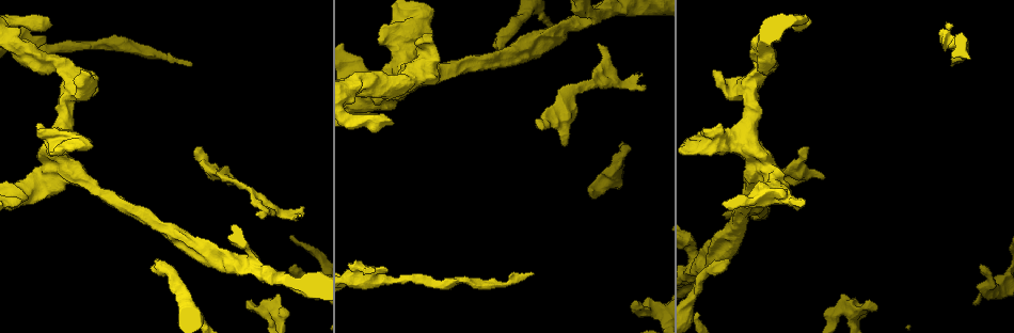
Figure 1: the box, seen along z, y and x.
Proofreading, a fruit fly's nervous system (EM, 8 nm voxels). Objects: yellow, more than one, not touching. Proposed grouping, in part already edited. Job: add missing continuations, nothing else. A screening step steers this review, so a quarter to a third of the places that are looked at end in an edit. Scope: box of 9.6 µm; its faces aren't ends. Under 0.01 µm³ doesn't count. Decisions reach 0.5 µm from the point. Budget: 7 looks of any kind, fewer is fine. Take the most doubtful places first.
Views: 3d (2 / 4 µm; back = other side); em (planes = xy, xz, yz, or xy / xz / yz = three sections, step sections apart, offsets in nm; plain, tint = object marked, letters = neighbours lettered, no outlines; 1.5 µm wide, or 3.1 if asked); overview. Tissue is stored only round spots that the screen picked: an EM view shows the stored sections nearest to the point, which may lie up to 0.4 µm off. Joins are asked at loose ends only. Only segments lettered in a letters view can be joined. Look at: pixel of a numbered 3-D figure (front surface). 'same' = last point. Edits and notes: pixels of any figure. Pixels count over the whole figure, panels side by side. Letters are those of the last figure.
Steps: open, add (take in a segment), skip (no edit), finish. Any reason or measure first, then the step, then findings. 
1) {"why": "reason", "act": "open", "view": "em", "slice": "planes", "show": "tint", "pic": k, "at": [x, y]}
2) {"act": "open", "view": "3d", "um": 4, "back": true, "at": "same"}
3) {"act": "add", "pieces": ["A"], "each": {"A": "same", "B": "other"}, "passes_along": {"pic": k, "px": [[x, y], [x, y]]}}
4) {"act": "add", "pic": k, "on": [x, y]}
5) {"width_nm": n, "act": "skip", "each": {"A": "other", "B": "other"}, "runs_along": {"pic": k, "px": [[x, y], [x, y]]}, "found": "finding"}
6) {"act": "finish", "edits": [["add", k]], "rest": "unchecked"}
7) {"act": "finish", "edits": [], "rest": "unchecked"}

{"why": "end of a long branch", "act": "open", "view": "3d", "um": 4, "back": true, "pic": 1, "at": [394, 123]}

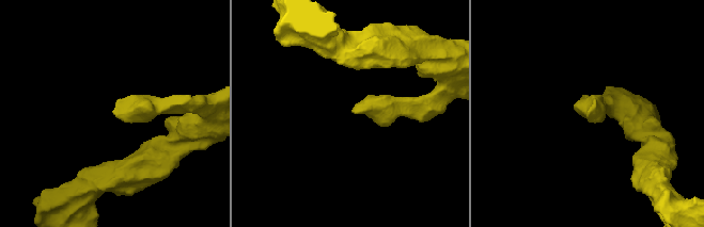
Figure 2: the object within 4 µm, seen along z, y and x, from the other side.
{"why": "shape alone is not enough", "act": "open", "view": "em", "slice": "planes", "show": "tint", "pic": 2, "at": [589, 111]}

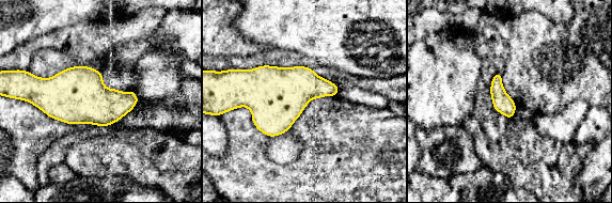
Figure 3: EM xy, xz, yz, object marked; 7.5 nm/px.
{"act": "open", "view": "em", "slice": "planes", "show": "letters", "at": "same"}

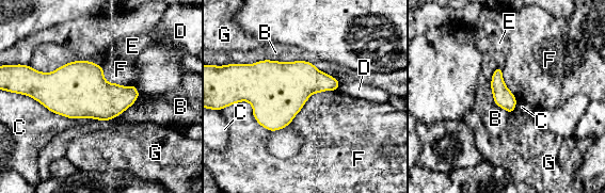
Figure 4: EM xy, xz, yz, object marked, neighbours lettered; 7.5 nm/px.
{"act": "skip", "each": {"B": "other", "C": "other", "D": "other", "E": "other", "F": "other", "G": "other"}, "border": {"pic": 4, "px": [[85, 60], [108, 81], [133, 85]]}, "found": "no lettered segment goes on from it"}

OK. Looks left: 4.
{"act": "open", "view": "em", "slice": "planes", "show": "letters", "pic": 1, "at": [871, 301]}

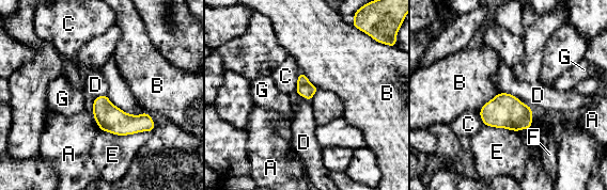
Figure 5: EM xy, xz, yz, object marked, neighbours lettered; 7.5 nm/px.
{"width_nm": 120, "act": "skip", "each": {"A": "other", "B": "other", "C": "other", "D": "other", "E": "other", "F": "other", "G": "other"}, "border": {"pic": 5, "px": [[498, 92], [511, 93], [531, 108]]}, "found": "none of them fits"}

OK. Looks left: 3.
{"why": "an open end", "act": "open", "view": "em", "slice": "planes", "show": "letters", "pic": 1, "at": [373, 269]}

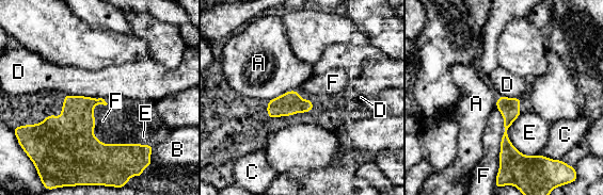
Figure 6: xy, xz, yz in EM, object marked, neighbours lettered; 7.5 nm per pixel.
{"act": "skip", "each": {"A": "other", "B": "other", "C": "other", "D": "other", "E": "other", "F": "other"}, "found": "none of them fits"}

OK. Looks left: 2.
{"act": "finish", "edits": [], "rest": "unchecked"}

